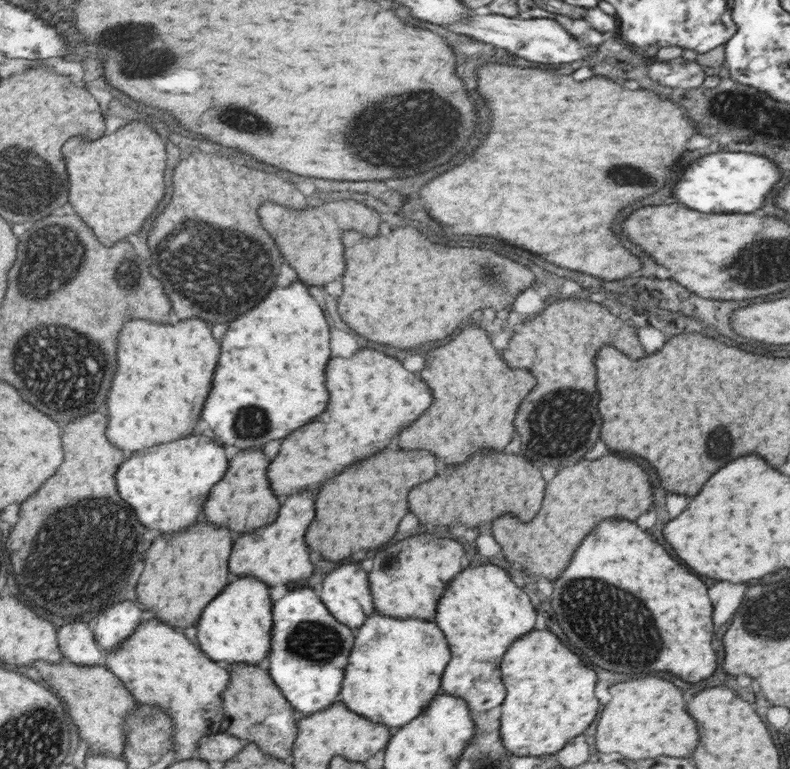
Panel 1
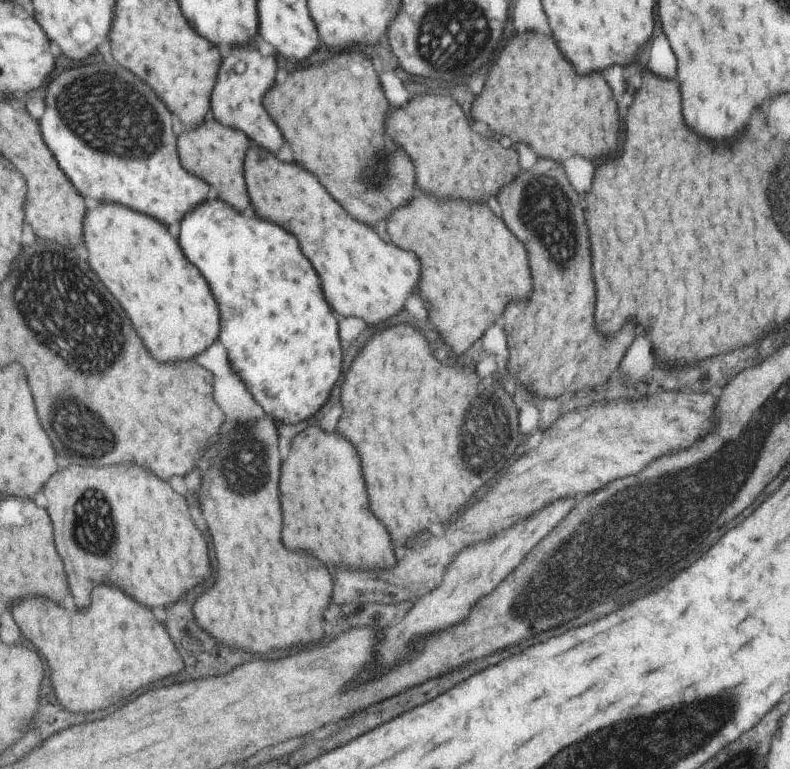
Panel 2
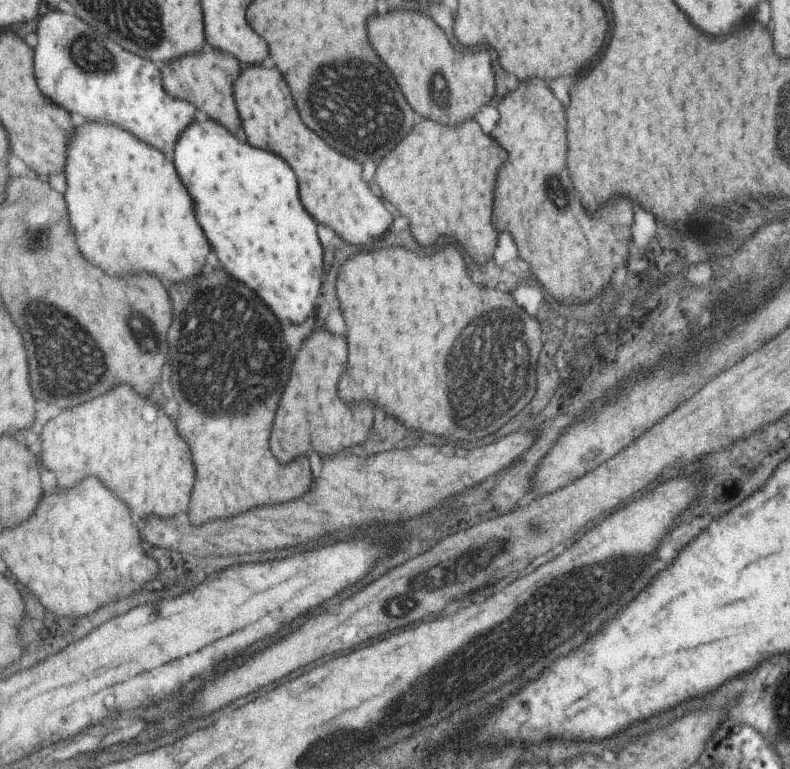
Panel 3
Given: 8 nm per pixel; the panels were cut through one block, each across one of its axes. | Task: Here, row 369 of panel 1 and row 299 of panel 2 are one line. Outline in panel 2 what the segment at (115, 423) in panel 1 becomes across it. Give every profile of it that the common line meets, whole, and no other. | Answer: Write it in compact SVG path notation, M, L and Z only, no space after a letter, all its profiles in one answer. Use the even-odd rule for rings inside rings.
M106 202L96 204L96 208L98 210L94 210L92 204L86 214L86 242L92 254L92 266L110 286L110 290L118 294L118 300L126 306L126 310L130 310L130 318L134 318L138 332L142 338L146 338L146 344L154 356L162 362L178 362L206 352L221 336L220 304L202 270L186 256L181 239L170 232L165 222L122 204Z

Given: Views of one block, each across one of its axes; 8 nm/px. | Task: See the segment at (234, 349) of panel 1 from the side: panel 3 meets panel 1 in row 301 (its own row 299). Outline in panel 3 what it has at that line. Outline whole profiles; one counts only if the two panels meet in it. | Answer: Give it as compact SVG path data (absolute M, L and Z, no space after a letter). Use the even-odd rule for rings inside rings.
M208 117L204 122L194 122L194 126L182 134L176 163L181 177L190 186L190 192L198 198L198 220L206 226L206 234L210 234L210 240L214 242L228 272L258 290L282 320L298 324L306 322L316 310L316 302L322 294L326 266L324 246L318 236L318 222L304 208L300 180L294 168L282 156L240 140L226 126Z

